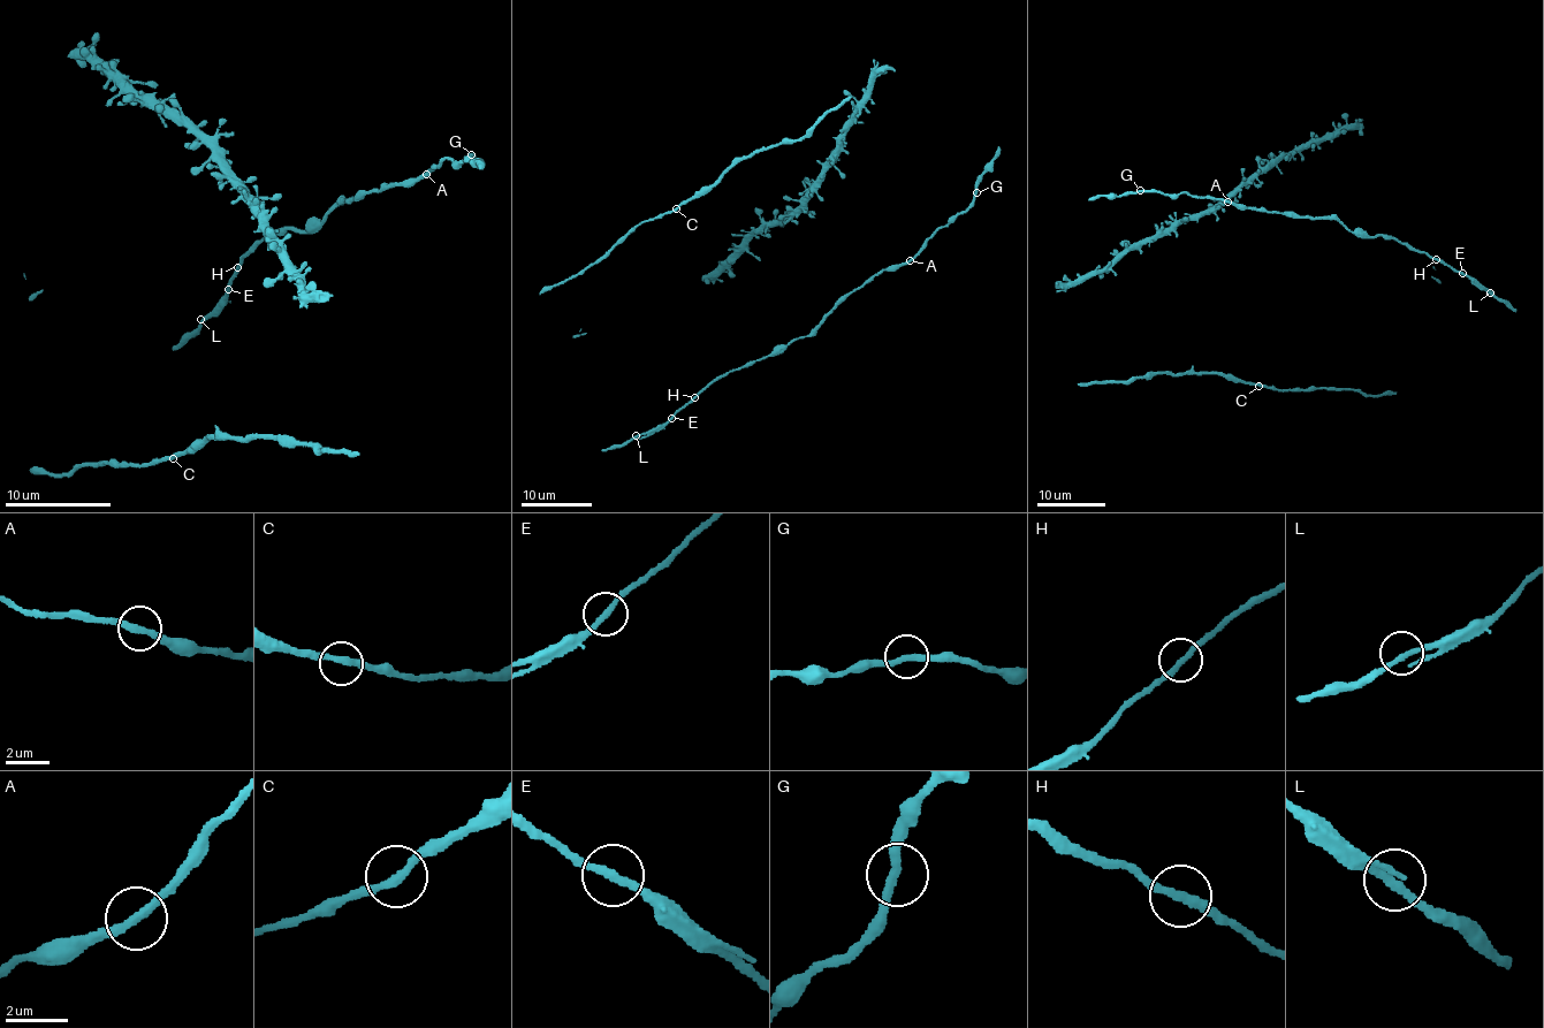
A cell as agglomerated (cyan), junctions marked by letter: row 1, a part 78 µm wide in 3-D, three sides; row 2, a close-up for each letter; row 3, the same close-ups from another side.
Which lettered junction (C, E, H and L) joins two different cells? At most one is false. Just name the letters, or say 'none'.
none

